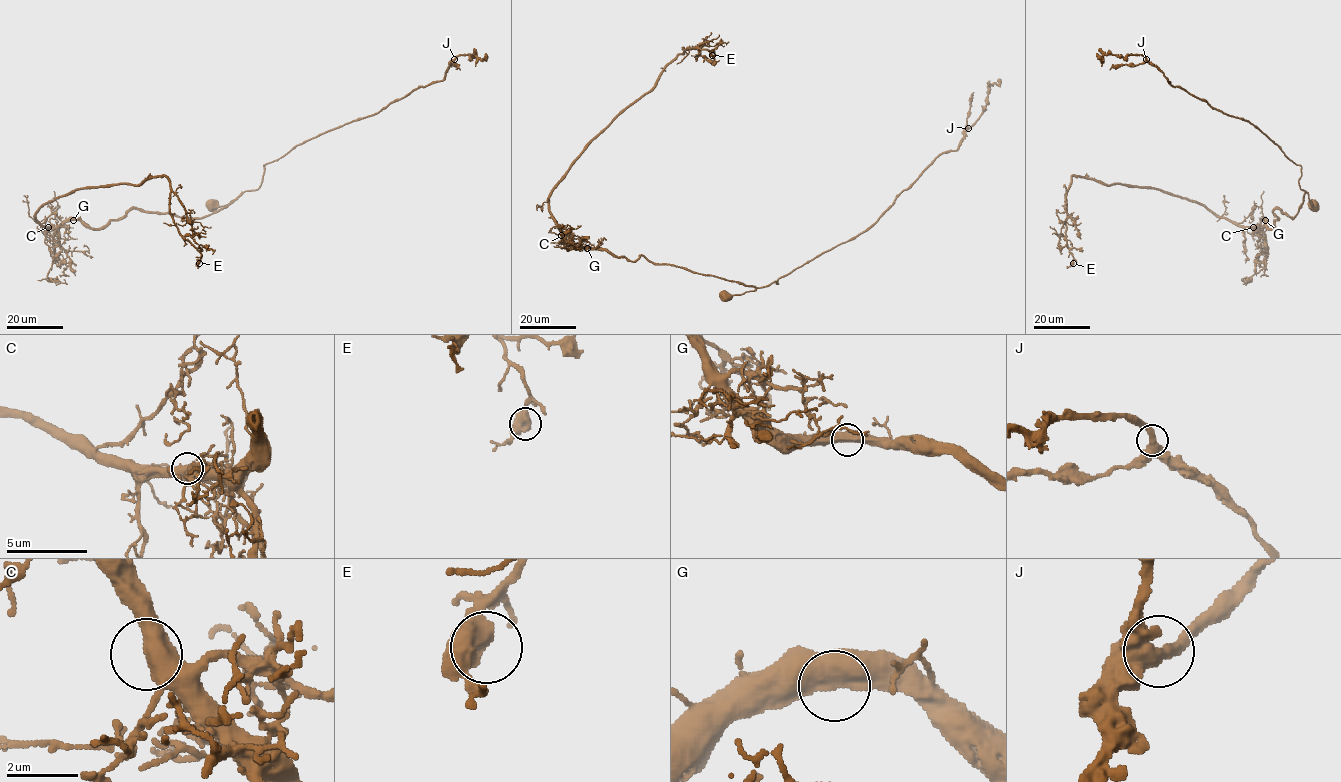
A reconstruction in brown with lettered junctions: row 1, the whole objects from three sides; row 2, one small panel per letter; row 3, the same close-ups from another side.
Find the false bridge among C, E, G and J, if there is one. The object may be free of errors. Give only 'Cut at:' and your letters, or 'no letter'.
Cut at: no letter

